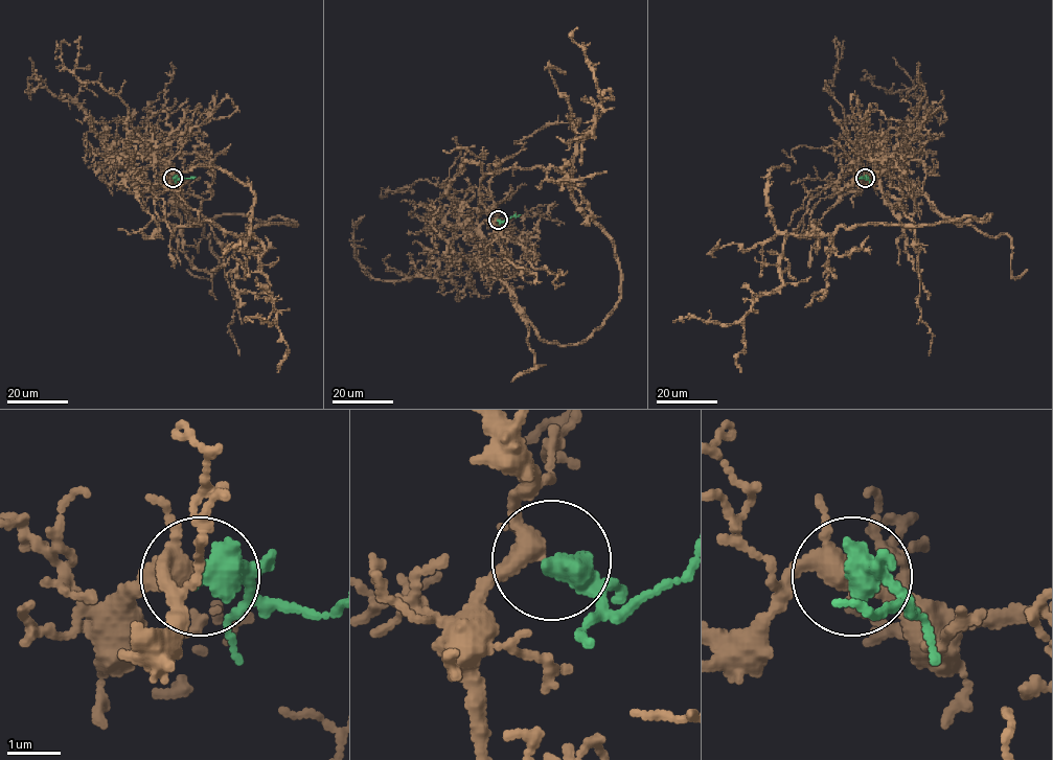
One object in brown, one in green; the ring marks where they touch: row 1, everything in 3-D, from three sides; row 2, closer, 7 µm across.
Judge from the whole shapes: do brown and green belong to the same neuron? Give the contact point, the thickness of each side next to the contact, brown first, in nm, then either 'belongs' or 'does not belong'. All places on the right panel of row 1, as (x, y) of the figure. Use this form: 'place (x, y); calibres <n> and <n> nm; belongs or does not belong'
place (865, 178); calibres 300 and 400 nm; belongs

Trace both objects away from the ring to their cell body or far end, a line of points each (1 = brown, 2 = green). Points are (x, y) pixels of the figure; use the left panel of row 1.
1: (173, 177), (163, 168), (197, 224), (296, 224), (247, 226), (276, 312), (271, 324), (252, 322)
2: (173, 177), (196, 177)

